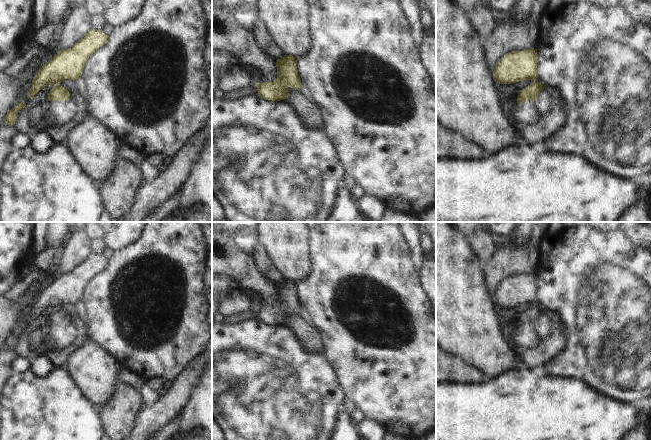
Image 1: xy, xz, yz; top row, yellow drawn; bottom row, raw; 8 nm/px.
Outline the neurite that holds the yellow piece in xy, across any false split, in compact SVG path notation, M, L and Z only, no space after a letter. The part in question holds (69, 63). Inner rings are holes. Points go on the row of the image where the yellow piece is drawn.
M90 29L78 42L69 49L60 49L36 73L27 93L27 98L32 99L43 87L53 84L48 93L50 101L66 101L70 98L69 91L60 85L64 79L75 81L81 76L87 59L100 47L108 36L102 31Z

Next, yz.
M531 48L524 51L512 51L505 54L495 65L493 80L501 84L511 84L523 80L532 83L523 88L517 96L517 105L524 101L535 101L543 88L536 82L537 78L537 49Z

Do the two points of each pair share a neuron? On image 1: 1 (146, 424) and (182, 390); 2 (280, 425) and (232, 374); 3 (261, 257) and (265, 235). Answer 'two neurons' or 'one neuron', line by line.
1: one neuron
2: one neuron
3: two neurons

